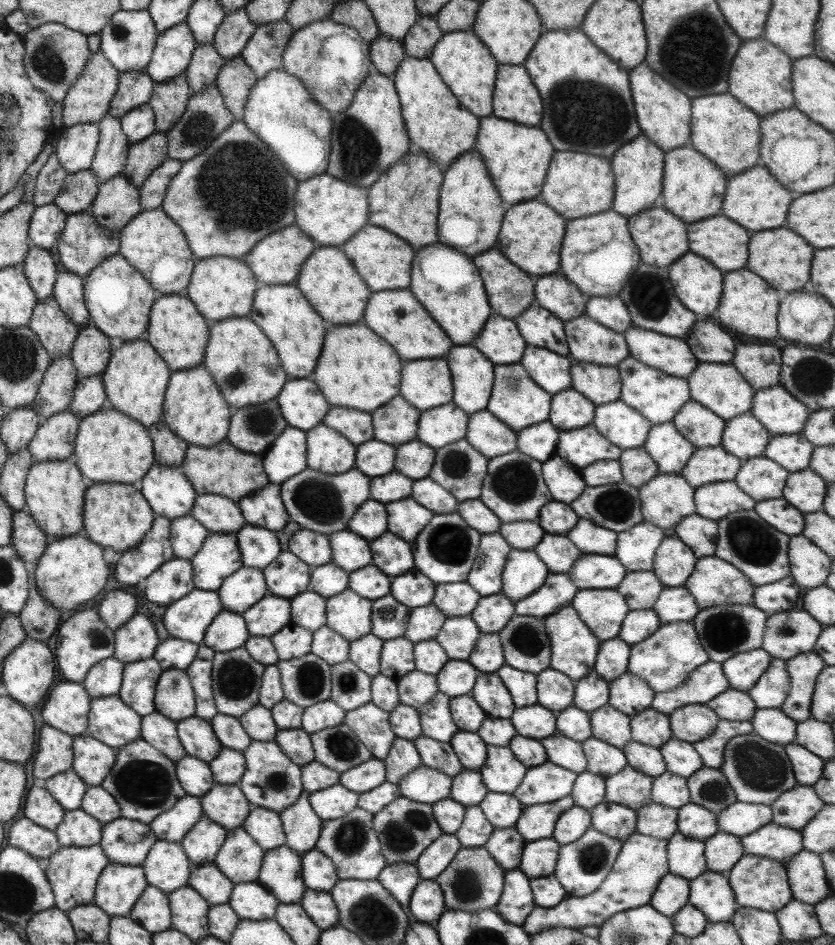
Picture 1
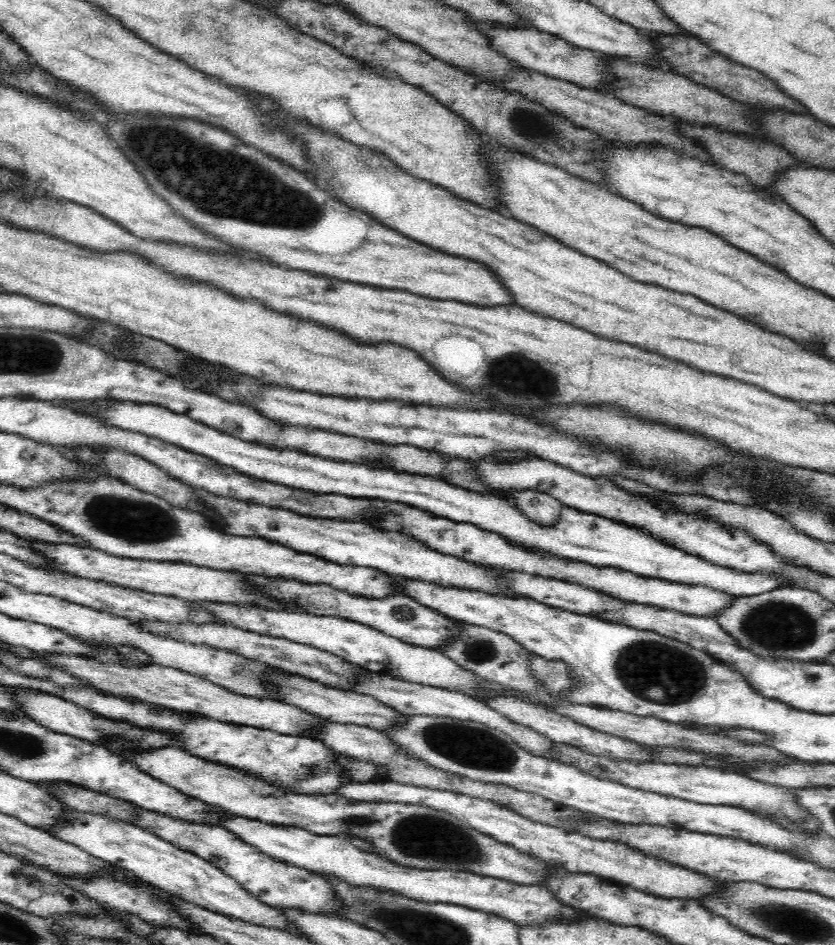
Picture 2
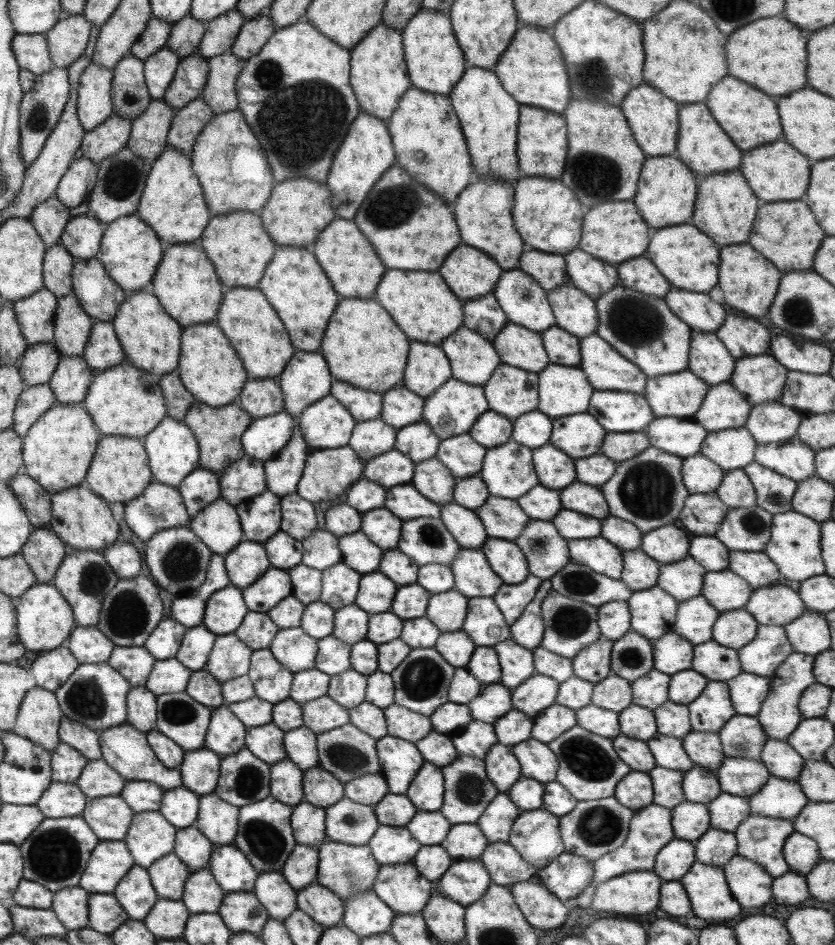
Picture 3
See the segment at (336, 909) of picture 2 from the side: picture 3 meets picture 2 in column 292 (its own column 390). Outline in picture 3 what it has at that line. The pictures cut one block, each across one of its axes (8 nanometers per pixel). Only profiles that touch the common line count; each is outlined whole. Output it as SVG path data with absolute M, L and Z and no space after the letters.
M411 862L391 866L383 864L379 867L372 891L375 896L379 897L379 900L382 900L392 911L398 914L420 914L429 900L432 885L416 871Z

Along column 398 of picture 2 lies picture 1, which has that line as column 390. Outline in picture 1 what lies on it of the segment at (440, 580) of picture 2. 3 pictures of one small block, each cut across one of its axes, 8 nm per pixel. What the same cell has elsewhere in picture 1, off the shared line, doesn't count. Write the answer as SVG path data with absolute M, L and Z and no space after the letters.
M388 531L369 541L369 552L372 565L390 578L414 569L410 544Z

